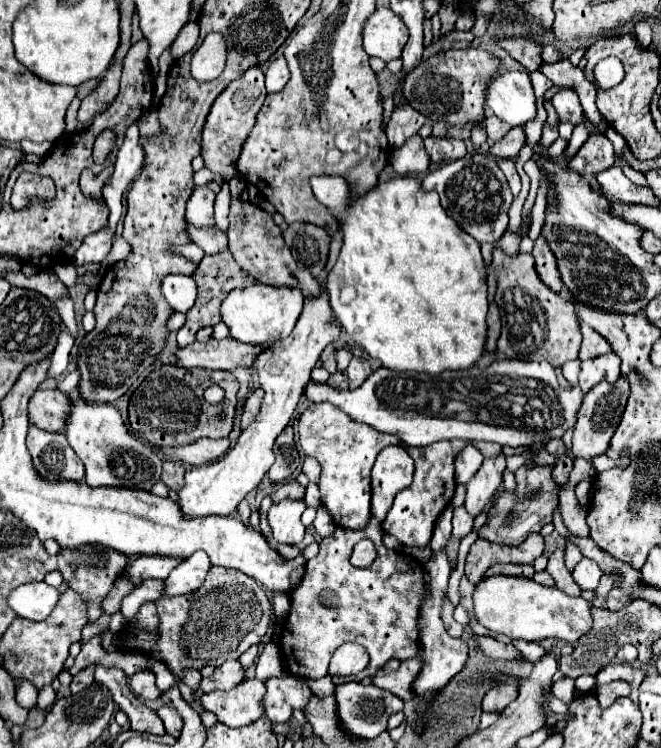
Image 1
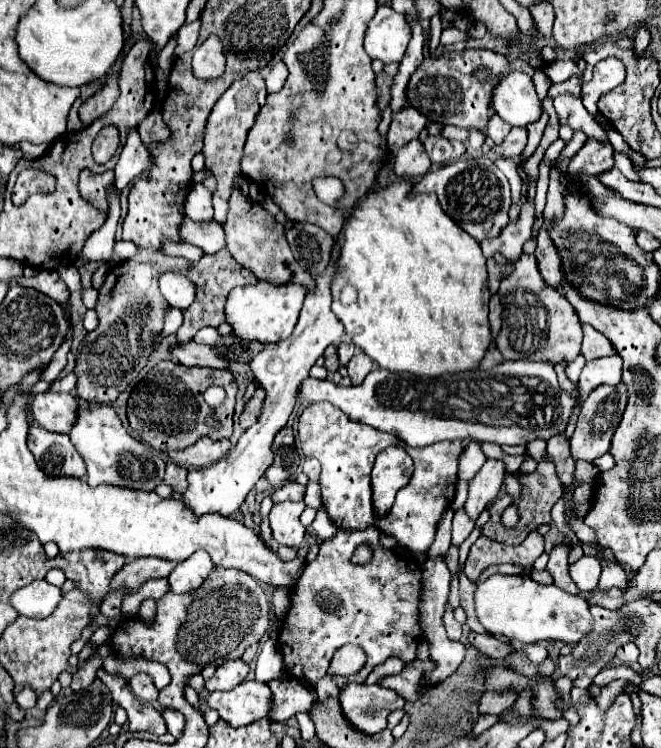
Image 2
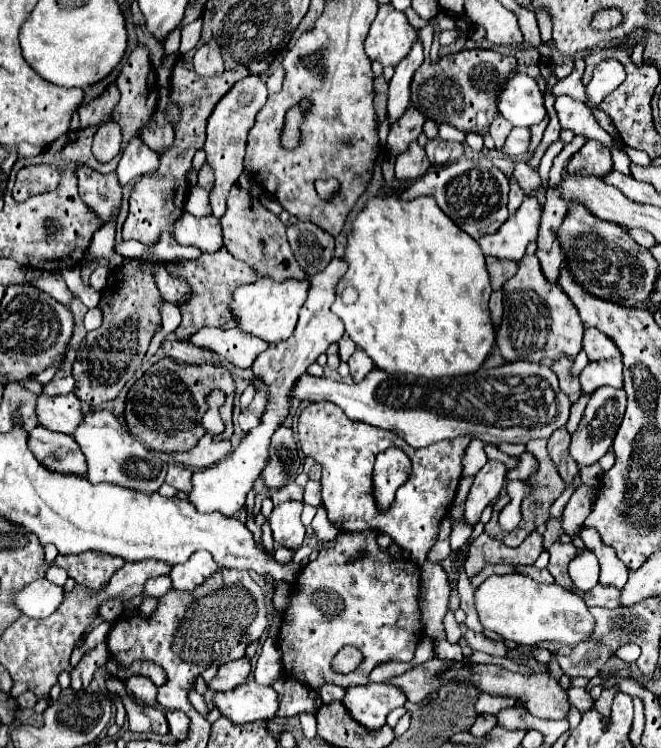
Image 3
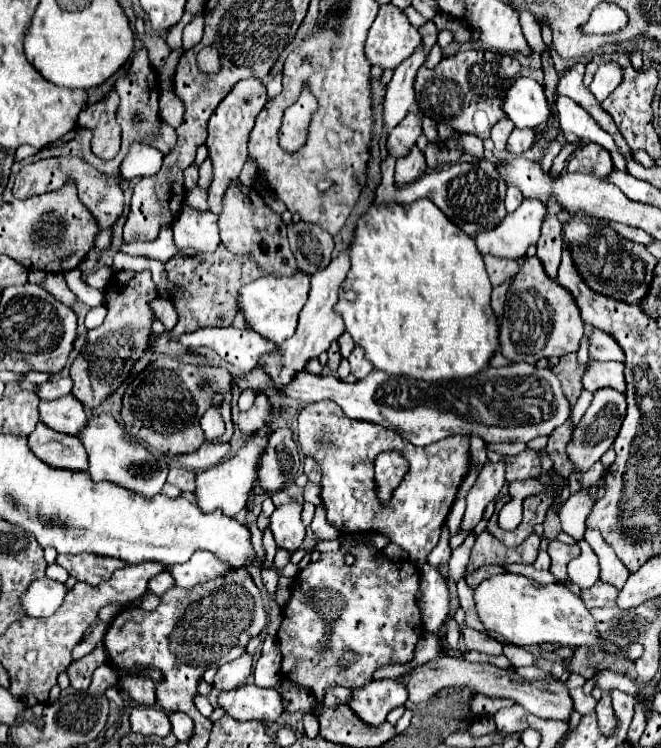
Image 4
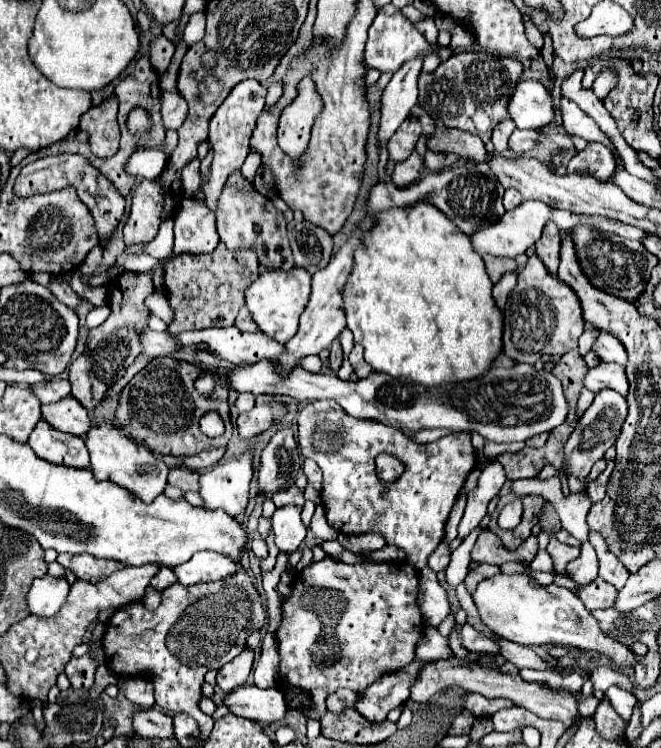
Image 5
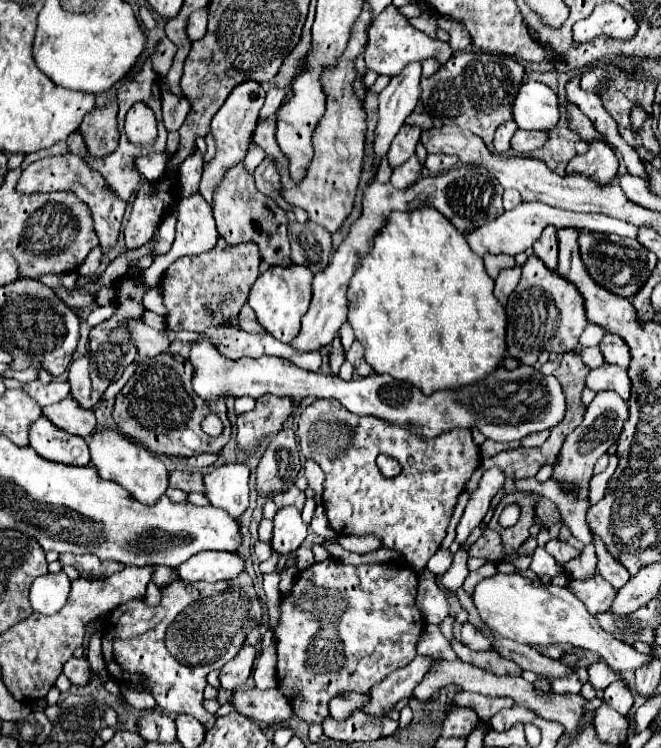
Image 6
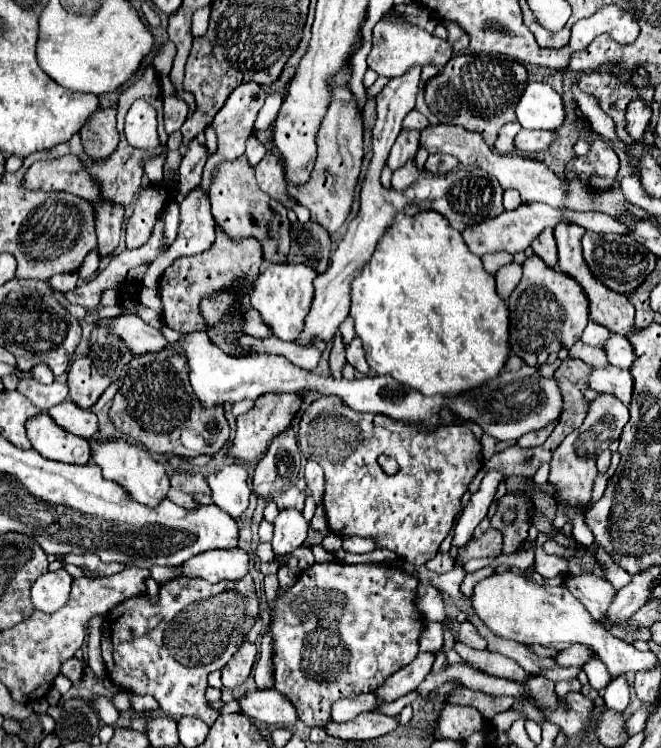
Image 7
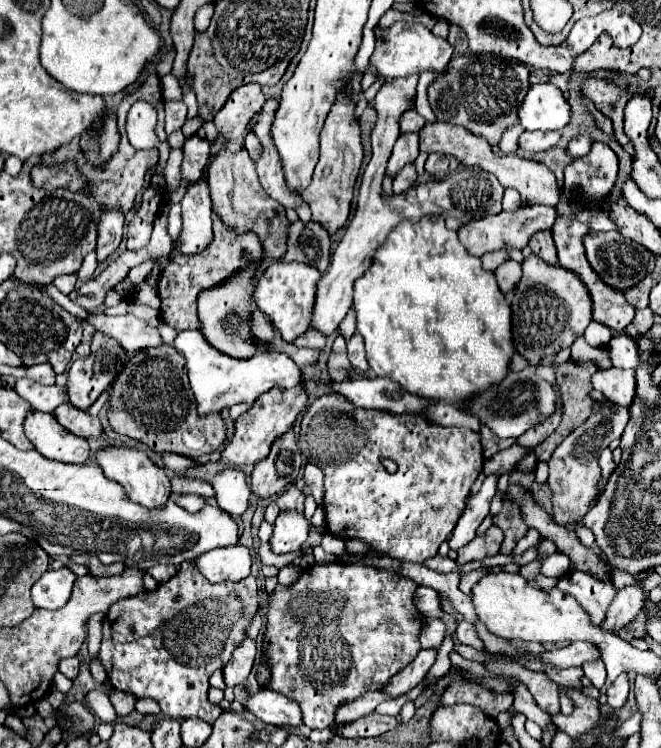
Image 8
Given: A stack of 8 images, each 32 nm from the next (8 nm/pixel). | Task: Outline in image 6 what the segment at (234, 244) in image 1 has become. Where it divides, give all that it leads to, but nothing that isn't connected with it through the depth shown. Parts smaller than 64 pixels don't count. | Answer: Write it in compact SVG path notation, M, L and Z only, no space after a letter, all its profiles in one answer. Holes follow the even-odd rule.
M244 162L234 164L232 168L228 168L228 172L224 172L222 184L218 184L214 192L212 212L214 212L218 232L228 244L240 244L240 242L252 240L260 246L260 256L264 262L276 264L276 266L292 264L286 210L282 210L270 196L262 194L256 188L254 176L244 168Z

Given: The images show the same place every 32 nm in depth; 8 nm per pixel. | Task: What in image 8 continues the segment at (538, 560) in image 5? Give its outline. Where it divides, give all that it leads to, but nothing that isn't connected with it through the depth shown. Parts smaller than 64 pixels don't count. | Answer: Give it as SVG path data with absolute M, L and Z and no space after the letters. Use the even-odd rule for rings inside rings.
M554 552L552 556L548 556L548 560L544 560L544 566L542 566L542 574L554 576L554 578L564 576L568 570L570 570L570 560L562 552Z

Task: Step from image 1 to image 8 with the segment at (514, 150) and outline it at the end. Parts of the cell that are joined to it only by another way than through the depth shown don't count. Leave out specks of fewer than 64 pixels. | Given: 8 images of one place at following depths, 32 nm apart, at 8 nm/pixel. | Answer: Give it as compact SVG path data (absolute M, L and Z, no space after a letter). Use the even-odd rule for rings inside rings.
M524 132L520 136L520 148L530 152L544 152L550 150L560 142L560 132Z

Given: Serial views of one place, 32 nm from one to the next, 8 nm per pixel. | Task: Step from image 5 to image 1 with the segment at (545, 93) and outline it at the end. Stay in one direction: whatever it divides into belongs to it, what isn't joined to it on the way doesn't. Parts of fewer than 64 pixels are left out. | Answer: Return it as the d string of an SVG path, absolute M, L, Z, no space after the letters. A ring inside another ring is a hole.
M504 72L492 80L486 108L510 126L524 126L536 118L536 96L526 72Z

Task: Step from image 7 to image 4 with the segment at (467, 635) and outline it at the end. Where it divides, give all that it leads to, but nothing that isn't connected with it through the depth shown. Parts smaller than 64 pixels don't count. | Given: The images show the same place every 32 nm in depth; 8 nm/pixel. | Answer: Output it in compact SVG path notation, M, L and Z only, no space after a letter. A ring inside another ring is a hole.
M464 626L464 630L462 630L462 640L464 640L464 646L466 646L468 650L486 652L486 654L492 654L492 656L502 654L502 644L500 644L496 638L490 638L490 636L484 634L484 632L476 632L476 630L470 628L470 626Z

